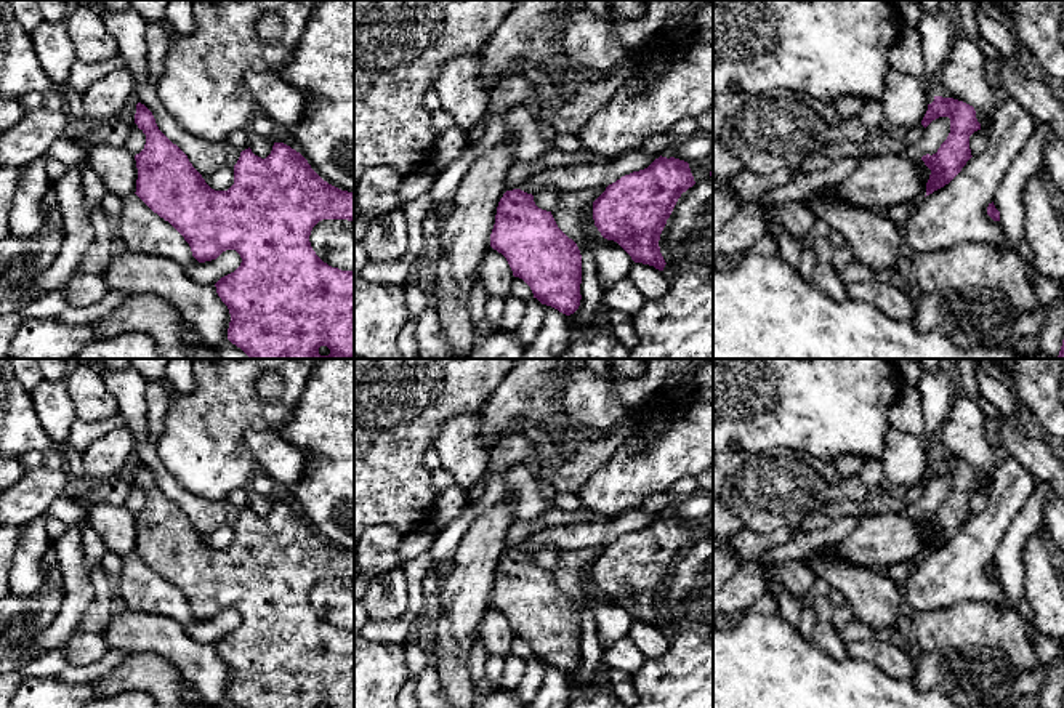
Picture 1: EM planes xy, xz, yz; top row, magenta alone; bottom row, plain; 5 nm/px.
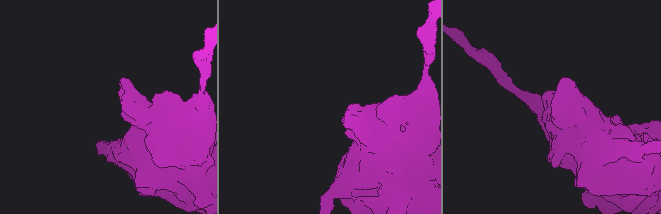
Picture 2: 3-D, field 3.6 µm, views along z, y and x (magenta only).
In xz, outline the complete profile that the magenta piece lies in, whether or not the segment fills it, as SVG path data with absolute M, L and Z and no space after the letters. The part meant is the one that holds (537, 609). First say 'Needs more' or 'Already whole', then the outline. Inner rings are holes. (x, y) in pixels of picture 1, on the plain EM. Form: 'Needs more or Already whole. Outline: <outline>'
Already whole. Outline: M521 548L506 549L498 561L490 605L502 612L514 636L522 638L534 657L570 674L580 665L582 613L577 602L556 583L551 570L535 564L534 554Z

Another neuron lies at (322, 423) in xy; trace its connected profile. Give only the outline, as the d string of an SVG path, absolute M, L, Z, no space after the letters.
M319 359L288 421L276 431L312 455L300 484L290 490L300 505L300 513L324 540L354 551L354 359Z

